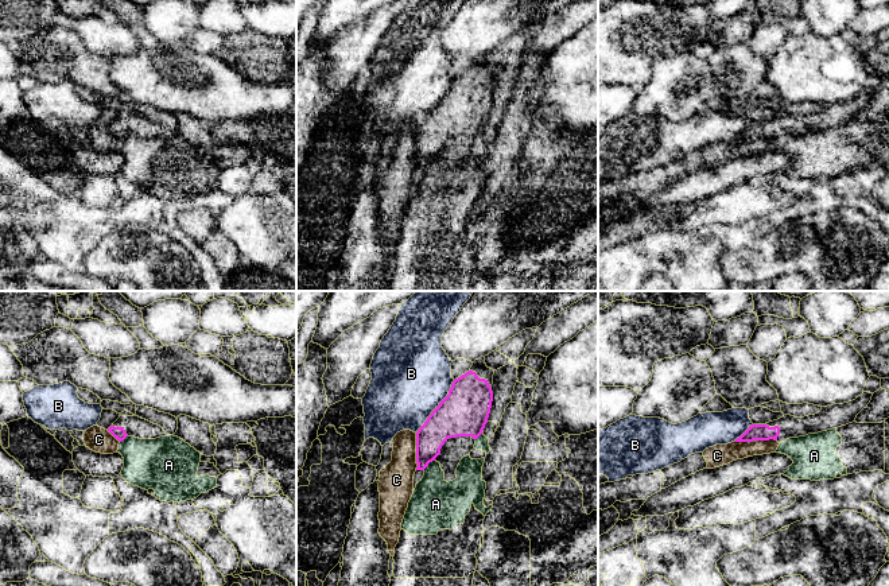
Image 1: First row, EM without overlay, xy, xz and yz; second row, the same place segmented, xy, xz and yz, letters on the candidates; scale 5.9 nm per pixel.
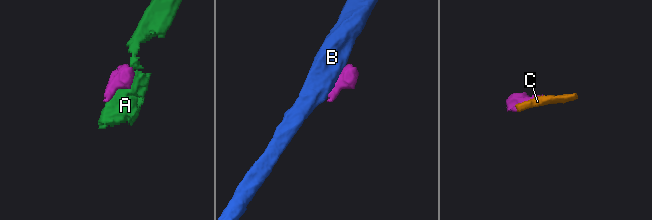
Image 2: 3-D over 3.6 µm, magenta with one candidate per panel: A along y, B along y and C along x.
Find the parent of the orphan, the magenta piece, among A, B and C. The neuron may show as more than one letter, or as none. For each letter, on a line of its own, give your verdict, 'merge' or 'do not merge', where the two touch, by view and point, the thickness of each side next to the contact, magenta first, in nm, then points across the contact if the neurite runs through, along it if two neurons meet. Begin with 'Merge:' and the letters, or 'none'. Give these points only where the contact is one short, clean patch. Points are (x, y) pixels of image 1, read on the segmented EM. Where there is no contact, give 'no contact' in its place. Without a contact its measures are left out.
Merge: none
A: do not merge; contact xz (429, 462); calibres 190 and 300 nm
B: do not merge; contact xz (437, 407); calibres 280 and 480 nm
C: do not merge; contact yz (754, 439); calibres 100 and 130 nm; border yz (776, 439), (734, 442)

